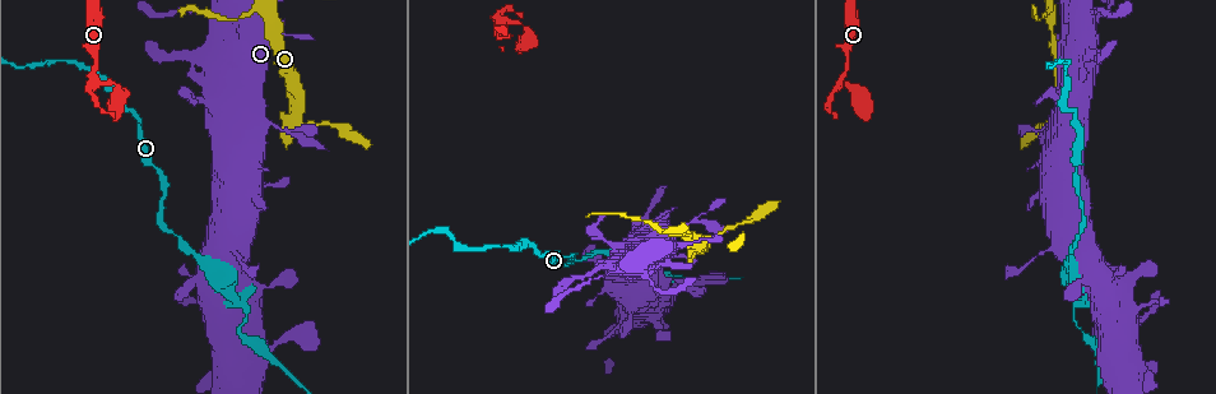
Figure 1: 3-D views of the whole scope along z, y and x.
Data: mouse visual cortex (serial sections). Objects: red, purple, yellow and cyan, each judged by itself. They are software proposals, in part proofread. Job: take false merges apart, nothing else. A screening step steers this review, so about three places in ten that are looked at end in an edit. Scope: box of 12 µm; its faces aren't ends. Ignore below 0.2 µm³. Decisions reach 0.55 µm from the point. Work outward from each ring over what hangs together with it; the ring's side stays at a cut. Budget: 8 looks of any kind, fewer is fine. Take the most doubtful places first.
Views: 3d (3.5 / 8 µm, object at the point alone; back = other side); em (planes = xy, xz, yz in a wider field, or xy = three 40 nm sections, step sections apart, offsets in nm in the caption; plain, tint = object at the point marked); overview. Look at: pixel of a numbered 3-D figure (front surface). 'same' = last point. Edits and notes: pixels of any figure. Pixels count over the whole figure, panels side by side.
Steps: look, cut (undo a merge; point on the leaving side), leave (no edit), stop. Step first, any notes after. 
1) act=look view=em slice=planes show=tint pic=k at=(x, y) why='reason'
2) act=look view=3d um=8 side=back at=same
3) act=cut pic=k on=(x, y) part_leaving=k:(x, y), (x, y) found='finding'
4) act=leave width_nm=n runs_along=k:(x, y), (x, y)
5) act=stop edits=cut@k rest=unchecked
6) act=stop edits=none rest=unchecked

act=look view=3d um=8 pic=1 at=(500, 21) why='abrupt turn'

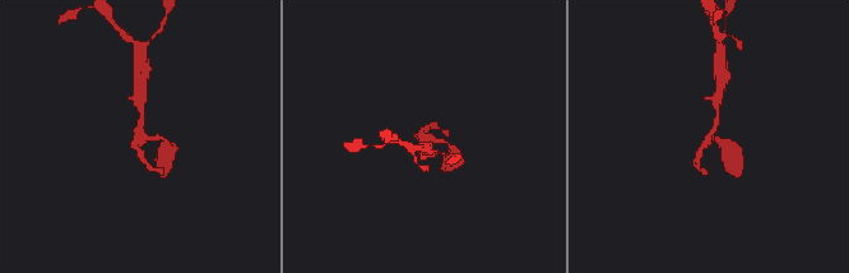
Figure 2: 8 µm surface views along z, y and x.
act=look view=em slice=xy step=3 show=tint pic=2 at=(712, 135)

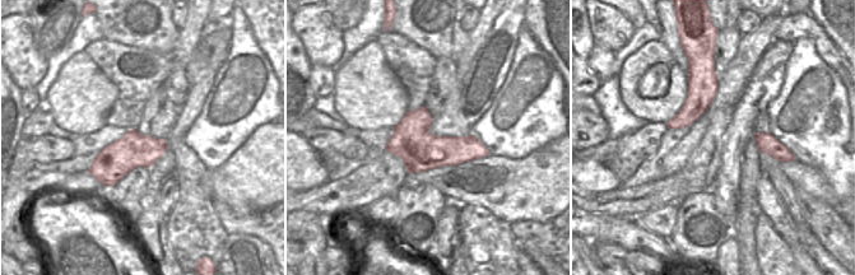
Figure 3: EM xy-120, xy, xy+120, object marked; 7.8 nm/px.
act=leave runs_along=2:(140, 100), (142, 137), (167, 147) found='all the same cell'

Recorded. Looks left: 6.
act=look view=3d um=3.5 pic=1 at=(1085, 223) why='abrupt turn'

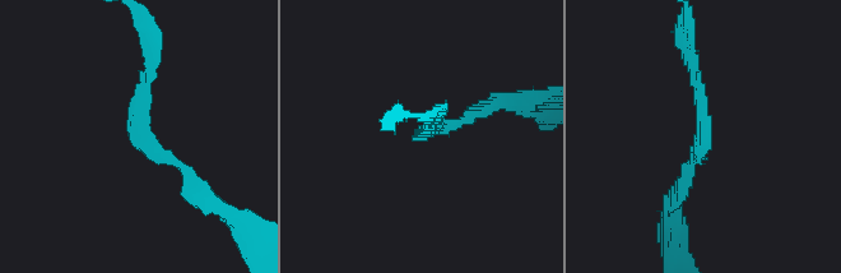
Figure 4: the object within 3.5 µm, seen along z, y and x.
act=look view=em slice=xy step=2 show=tint pic=4 at=(137, 125) arm_widths_nm=100,150

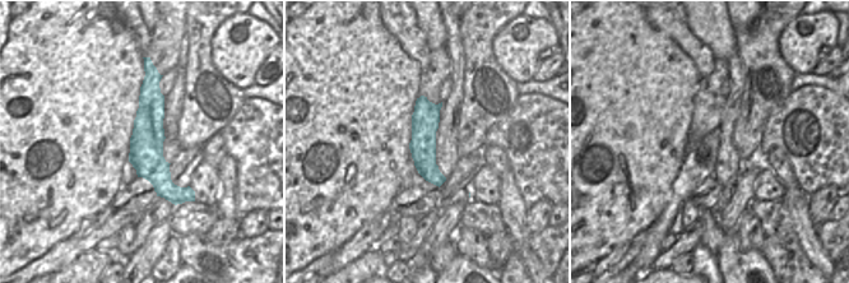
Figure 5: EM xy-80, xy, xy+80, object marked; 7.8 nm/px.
act=leave runs_along=5:(154, 78), (151, 165), (176, 199) found='one cell here'

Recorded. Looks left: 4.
act=look view=3d um=3.5 pic=1 at=(1094, 18) why='thick turns thin'

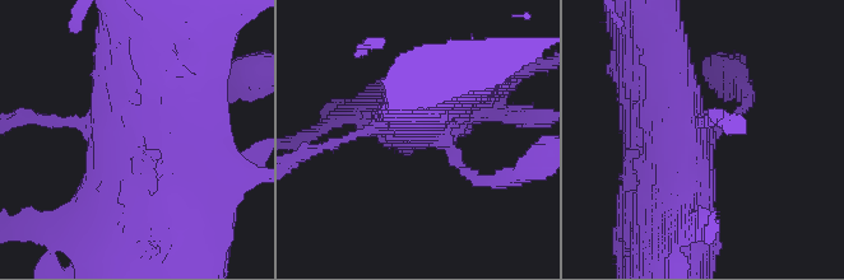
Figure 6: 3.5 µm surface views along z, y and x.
act=look view=em slice=xy step=3 show=tint pic=6 at=(439, 138) why='now the EM'

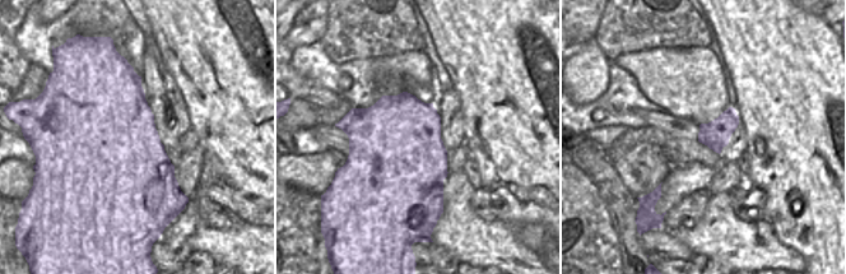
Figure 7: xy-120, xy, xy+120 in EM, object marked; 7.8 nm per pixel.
act=look view=em slice=xy step=1 show=tint at=same

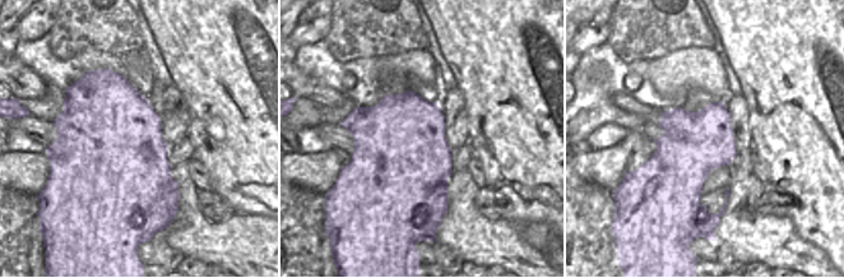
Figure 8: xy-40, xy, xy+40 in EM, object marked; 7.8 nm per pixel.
act=leave width_nm=750 runs_along=6:(186, 202), (109, 125), (50, 121) found='continuous, no second cell'

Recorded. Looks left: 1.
act=stop edits=none rest=unchecked

